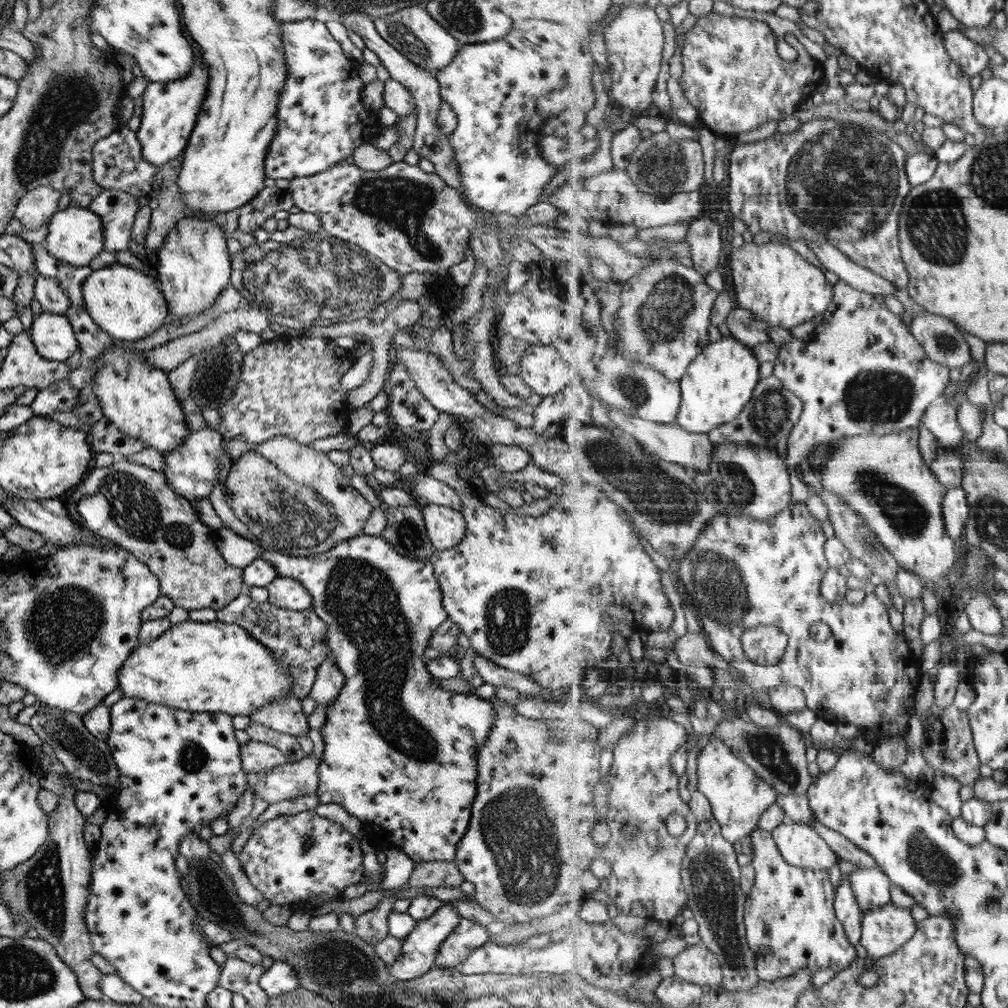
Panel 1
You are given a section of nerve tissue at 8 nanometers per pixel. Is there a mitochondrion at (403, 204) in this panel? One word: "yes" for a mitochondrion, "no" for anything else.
yes

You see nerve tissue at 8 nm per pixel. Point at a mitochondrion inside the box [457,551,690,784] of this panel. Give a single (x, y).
(507, 617)

